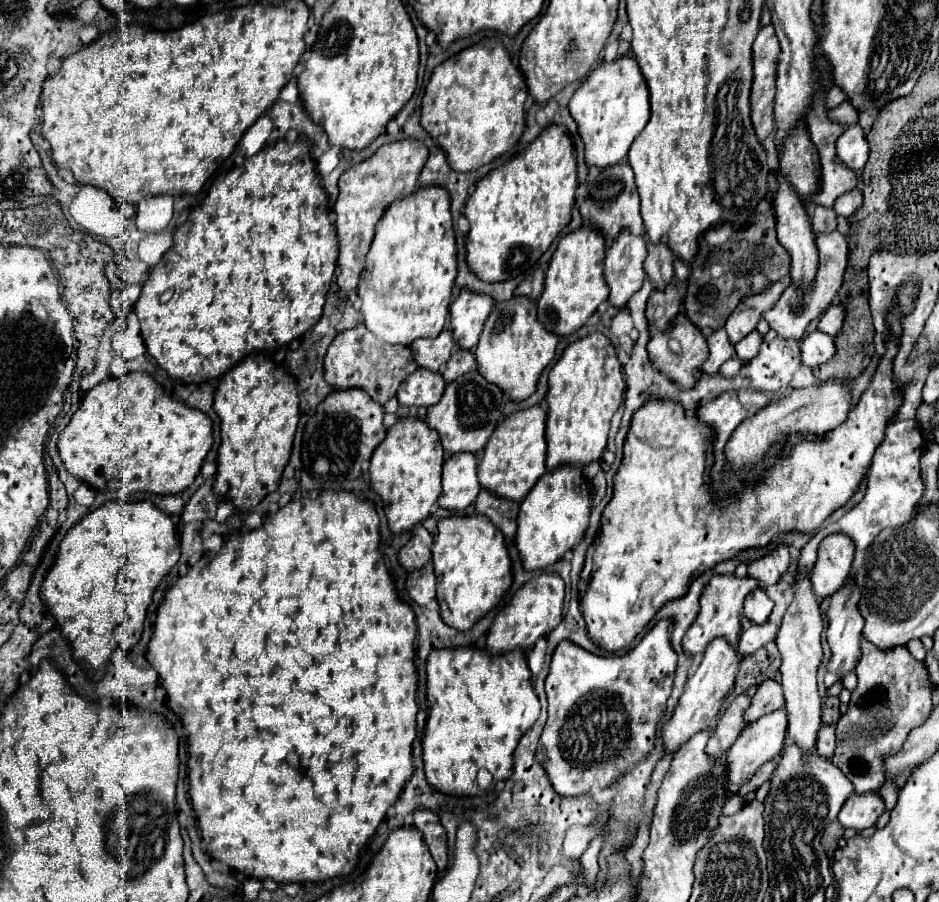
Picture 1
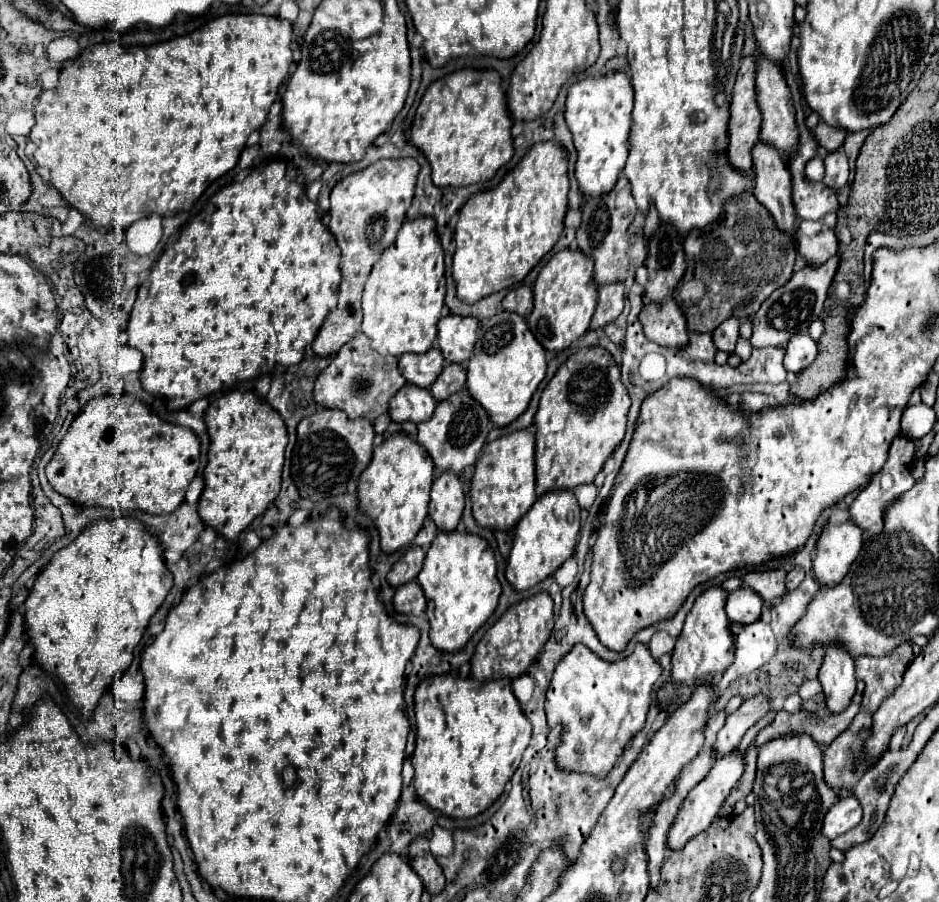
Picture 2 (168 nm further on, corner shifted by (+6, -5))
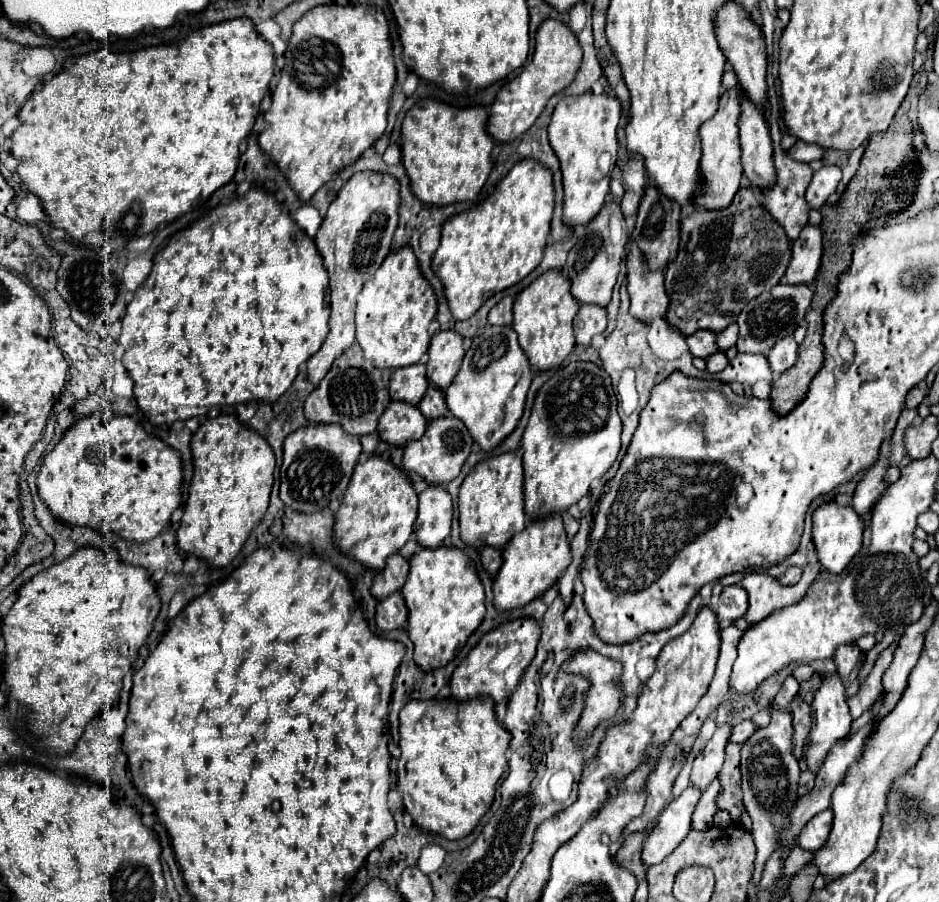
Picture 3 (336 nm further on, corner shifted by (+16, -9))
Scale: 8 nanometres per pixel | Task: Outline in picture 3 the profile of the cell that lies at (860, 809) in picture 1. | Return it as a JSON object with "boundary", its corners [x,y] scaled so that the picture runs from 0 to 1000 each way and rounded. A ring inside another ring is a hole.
{"boundary":[[[880,897],[858,912],[854,924],[850,926],[850,939],[854,939],[856,943],[873,941],[878,937],[878,930],[882,930],[884,917],[886,917],[886,897]]]}

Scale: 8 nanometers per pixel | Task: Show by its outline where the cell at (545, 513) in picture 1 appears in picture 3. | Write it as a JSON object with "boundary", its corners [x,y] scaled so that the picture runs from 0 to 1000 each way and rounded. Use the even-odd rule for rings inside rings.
{"boundary":[[[590,571],[575,578],[562,578],[560,586],[543,598],[535,611],[535,629],[526,642],[526,673],[528,677],[543,677],[577,662],[601,635],[607,624],[607,604],[601,591],[599,573]]]}

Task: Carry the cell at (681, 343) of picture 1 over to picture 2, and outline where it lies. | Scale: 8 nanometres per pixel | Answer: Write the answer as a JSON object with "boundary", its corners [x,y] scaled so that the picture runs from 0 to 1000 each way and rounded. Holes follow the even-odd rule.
{"boundary":[[[716,329],[709,331],[709,336],[686,336],[682,358],[686,363],[686,371],[694,380],[720,389],[733,385],[731,351]]]}

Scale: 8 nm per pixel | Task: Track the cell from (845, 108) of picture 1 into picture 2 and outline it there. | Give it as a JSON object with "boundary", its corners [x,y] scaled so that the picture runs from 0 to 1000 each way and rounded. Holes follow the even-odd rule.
{"boundary":[[[871,136],[867,143],[867,150],[869,150],[873,163],[878,163],[882,170],[886,170],[897,163],[903,145],[899,145],[897,141],[882,141],[880,136]]]}

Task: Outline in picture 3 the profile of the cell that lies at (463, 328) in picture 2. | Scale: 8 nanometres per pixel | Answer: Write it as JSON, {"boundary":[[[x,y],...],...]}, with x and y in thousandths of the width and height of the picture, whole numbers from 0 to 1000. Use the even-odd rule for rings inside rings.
{"boundary":[[[466,367],[456,387],[456,422],[473,433],[486,414],[490,411],[490,402],[494,398],[494,385],[492,385],[492,374],[486,371],[483,367]]]}

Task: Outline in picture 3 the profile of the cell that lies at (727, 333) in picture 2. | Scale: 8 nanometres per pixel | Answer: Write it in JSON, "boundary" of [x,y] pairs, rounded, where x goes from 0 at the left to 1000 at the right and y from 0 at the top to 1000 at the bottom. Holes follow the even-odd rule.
{"boundary":[[[741,367],[739,371],[731,374],[731,380],[733,380],[735,391],[739,396],[752,398],[754,394],[765,389],[765,385],[763,385],[763,369],[758,369],[758,367]]]}

